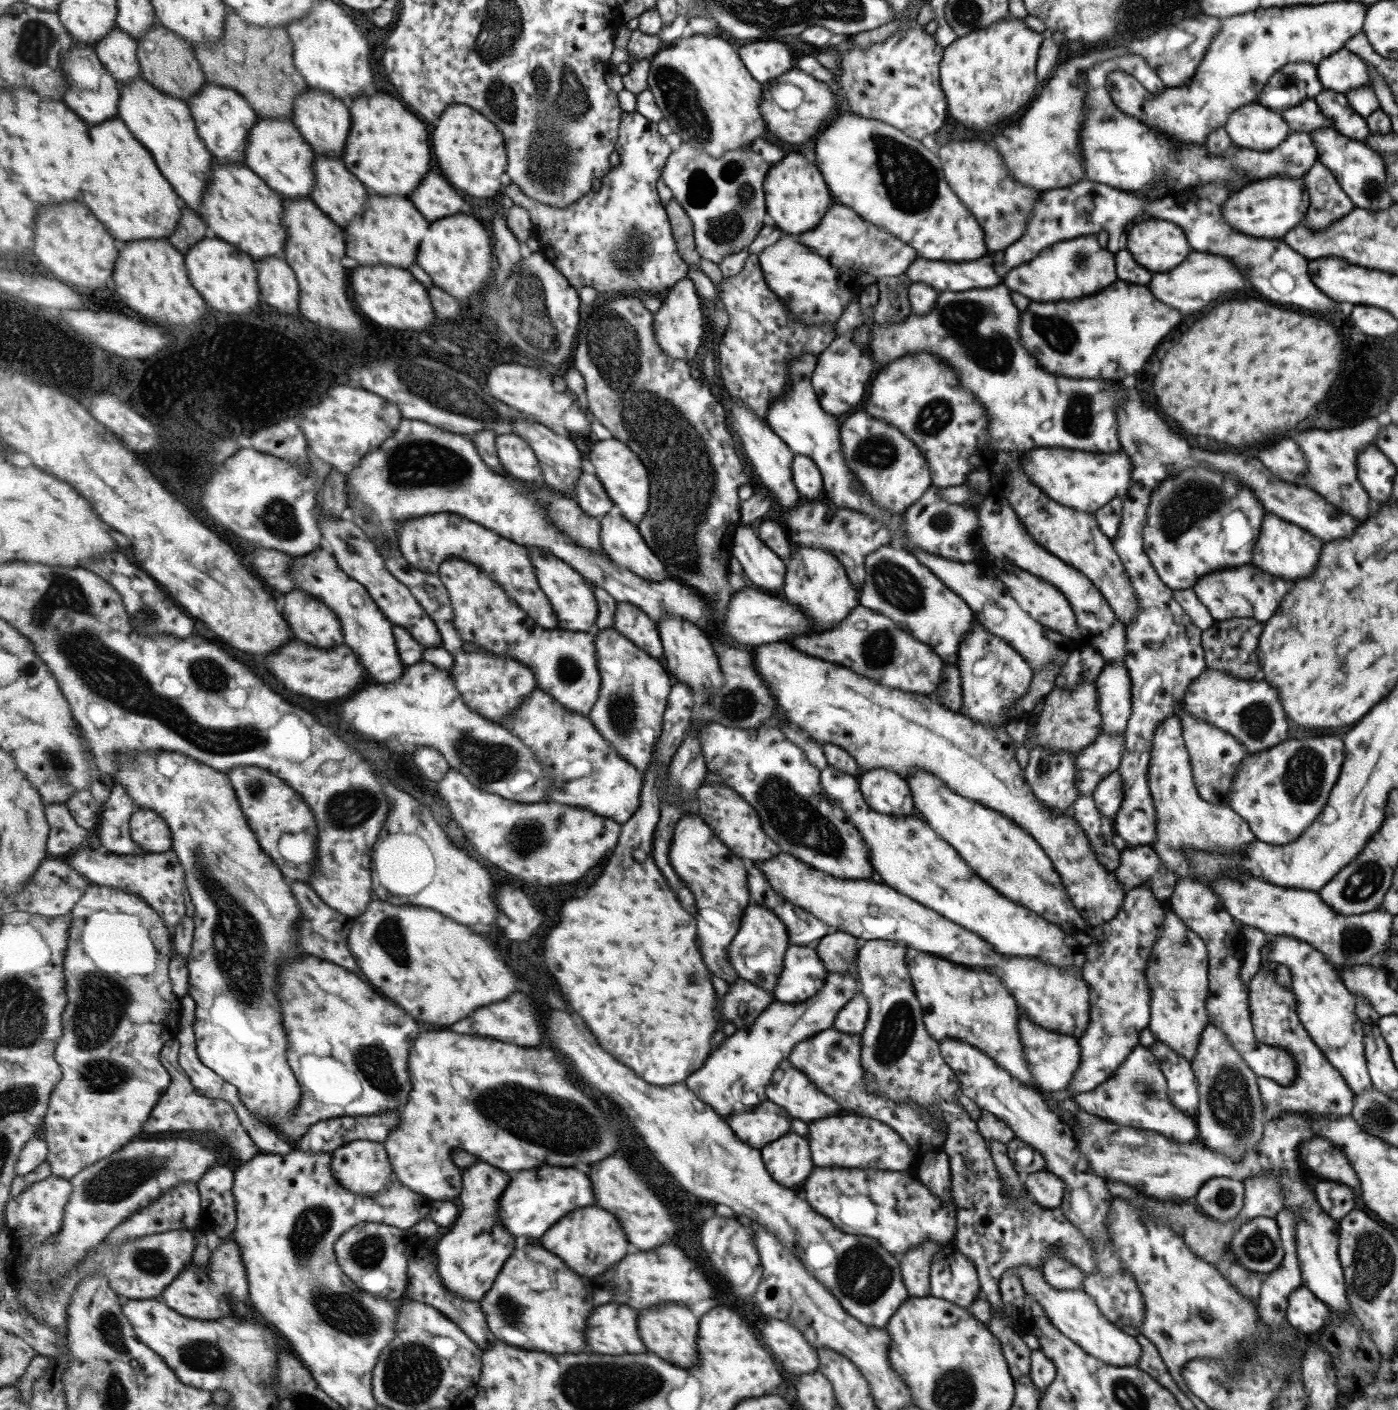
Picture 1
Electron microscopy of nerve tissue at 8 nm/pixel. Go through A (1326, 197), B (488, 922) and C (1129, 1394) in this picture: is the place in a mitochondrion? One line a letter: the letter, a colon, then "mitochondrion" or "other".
A: mitochondrion
B: other
C: mitochondrion

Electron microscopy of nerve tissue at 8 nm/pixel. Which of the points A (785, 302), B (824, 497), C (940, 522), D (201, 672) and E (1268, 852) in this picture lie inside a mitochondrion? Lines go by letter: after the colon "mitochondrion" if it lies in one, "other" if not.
A: other
B: other
C: mitochondrion
D: mitochondrion
E: other

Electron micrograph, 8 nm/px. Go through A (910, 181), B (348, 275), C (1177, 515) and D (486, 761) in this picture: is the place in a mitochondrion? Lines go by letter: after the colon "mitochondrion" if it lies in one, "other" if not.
A: mitochondrion
B: other
C: mitochondrion
D: mitochondrion

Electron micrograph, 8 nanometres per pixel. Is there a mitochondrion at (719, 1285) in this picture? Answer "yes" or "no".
no

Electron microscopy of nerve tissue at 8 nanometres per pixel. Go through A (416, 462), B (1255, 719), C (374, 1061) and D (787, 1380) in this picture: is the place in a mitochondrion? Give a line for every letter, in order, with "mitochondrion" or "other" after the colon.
A: mitochondrion
B: mitochondrion
C: mitochondrion
D: other

